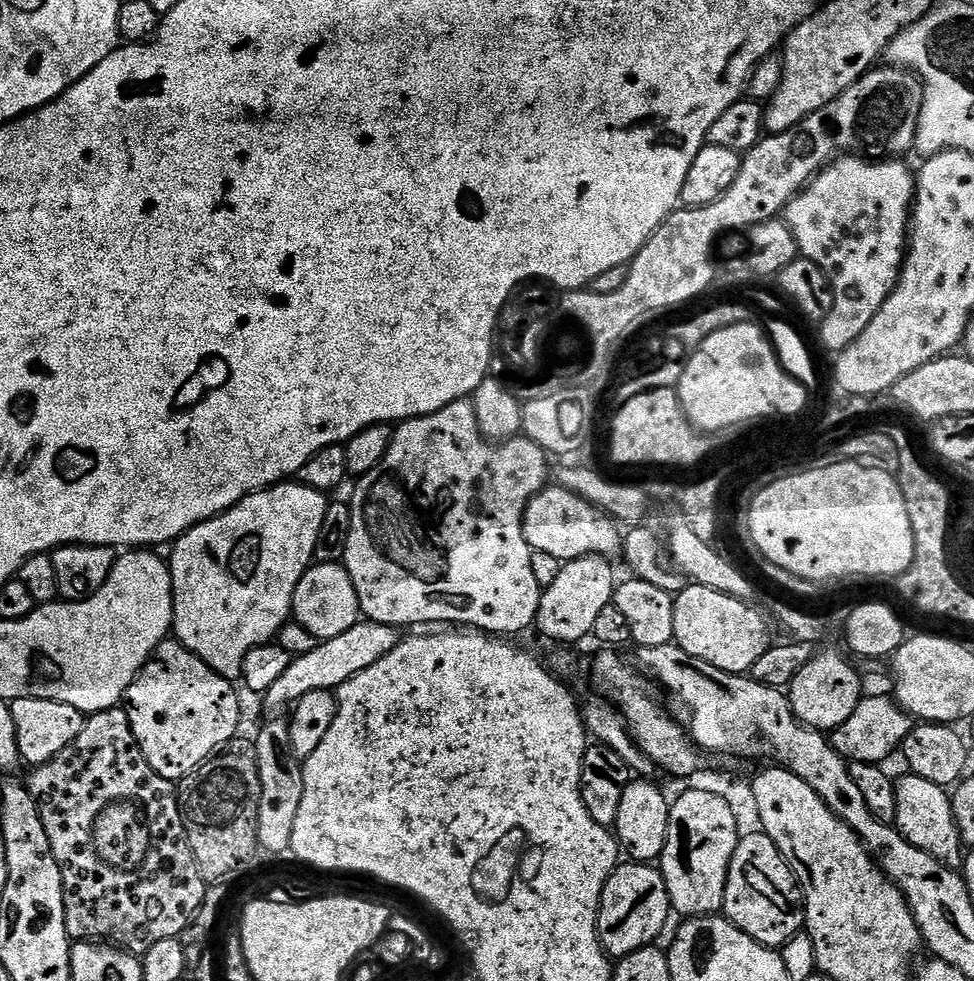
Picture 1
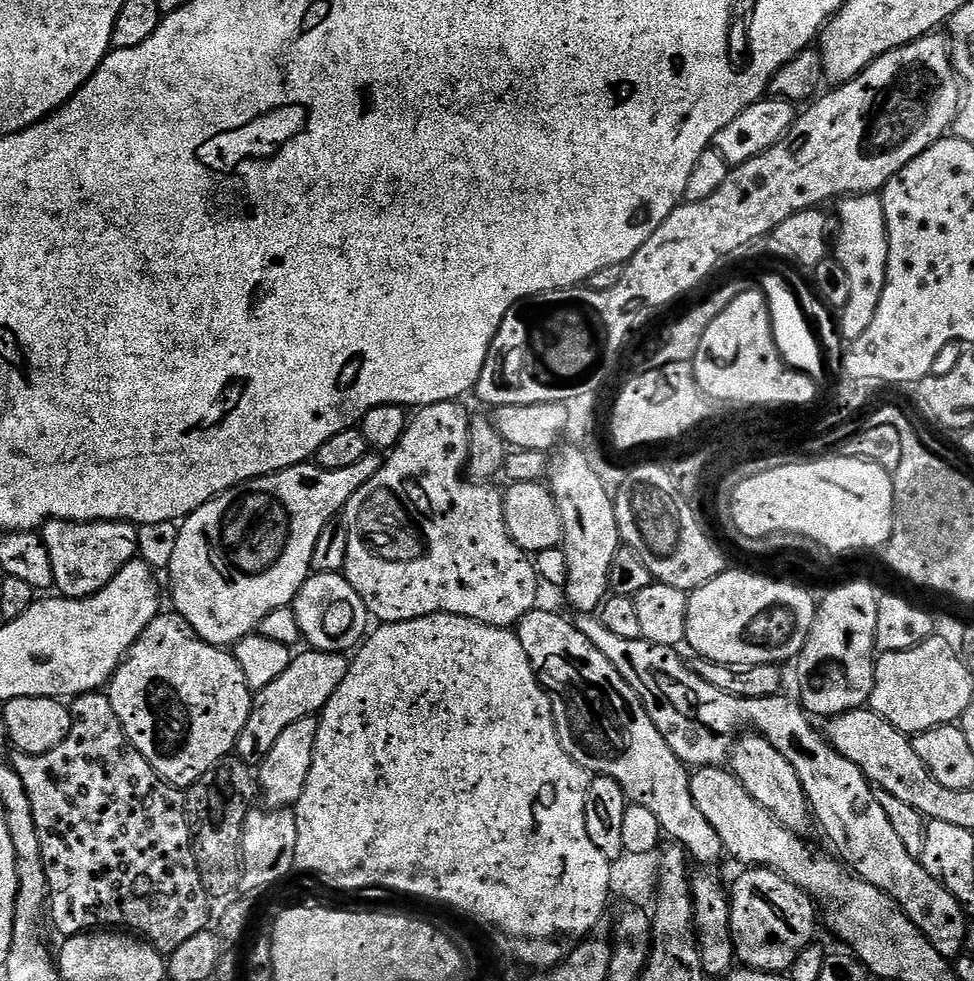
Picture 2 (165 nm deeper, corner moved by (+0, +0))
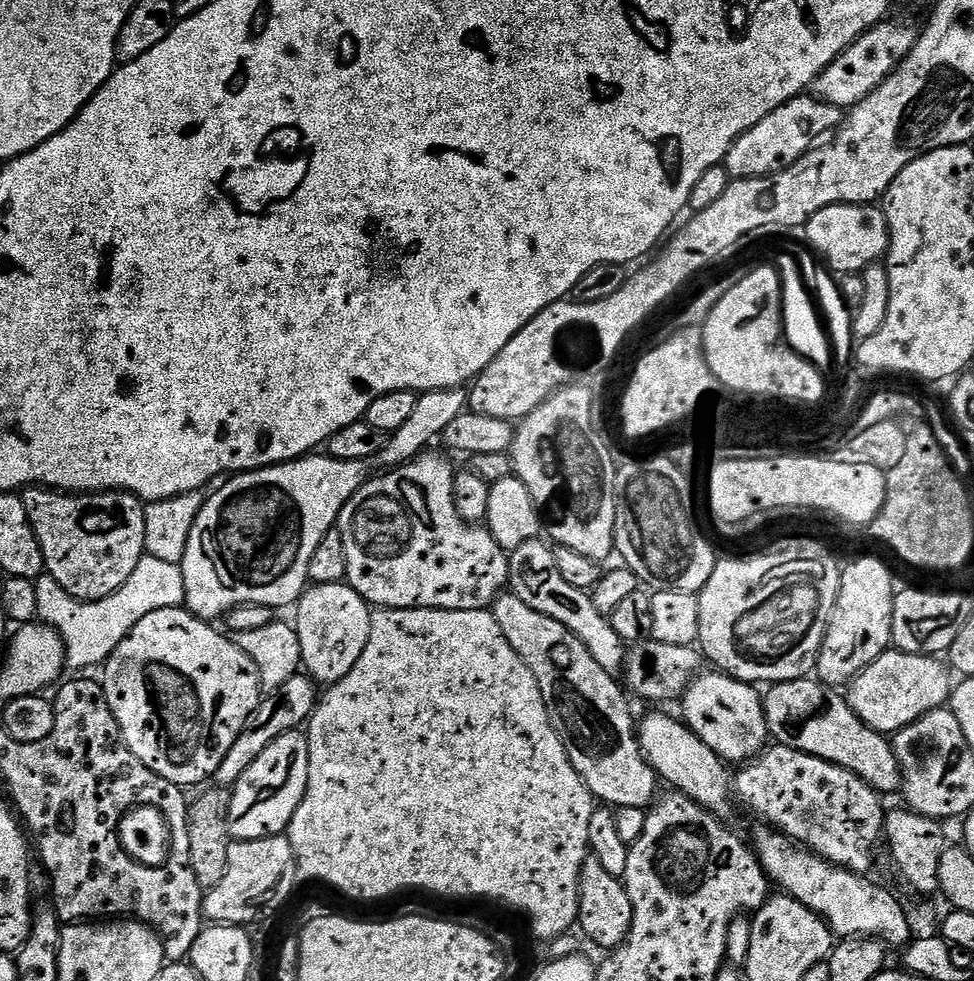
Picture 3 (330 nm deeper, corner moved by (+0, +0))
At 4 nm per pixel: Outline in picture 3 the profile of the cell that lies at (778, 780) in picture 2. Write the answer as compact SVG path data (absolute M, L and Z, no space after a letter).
M711 671L697 675L684 691L678 704L684 711L683 723L687 724L695 736L702 738L702 742L706 742L710 750L720 755L721 760L751 761L764 751L770 740L761 693L756 693L757 689L745 680L736 680L733 676Z

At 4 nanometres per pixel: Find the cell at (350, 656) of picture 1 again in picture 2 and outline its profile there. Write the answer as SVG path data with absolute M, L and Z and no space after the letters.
M307 651L301 656L300 653L293 655L286 670L282 670L282 674L274 678L274 682L255 693L250 718L246 718L246 726L242 734L238 734L234 749L235 755L245 764L252 766L263 761L264 757L270 754L274 742L278 742L282 730L286 730L286 726L292 726L298 718L316 716L323 712L342 678L346 678L350 663L347 655L338 652Z

